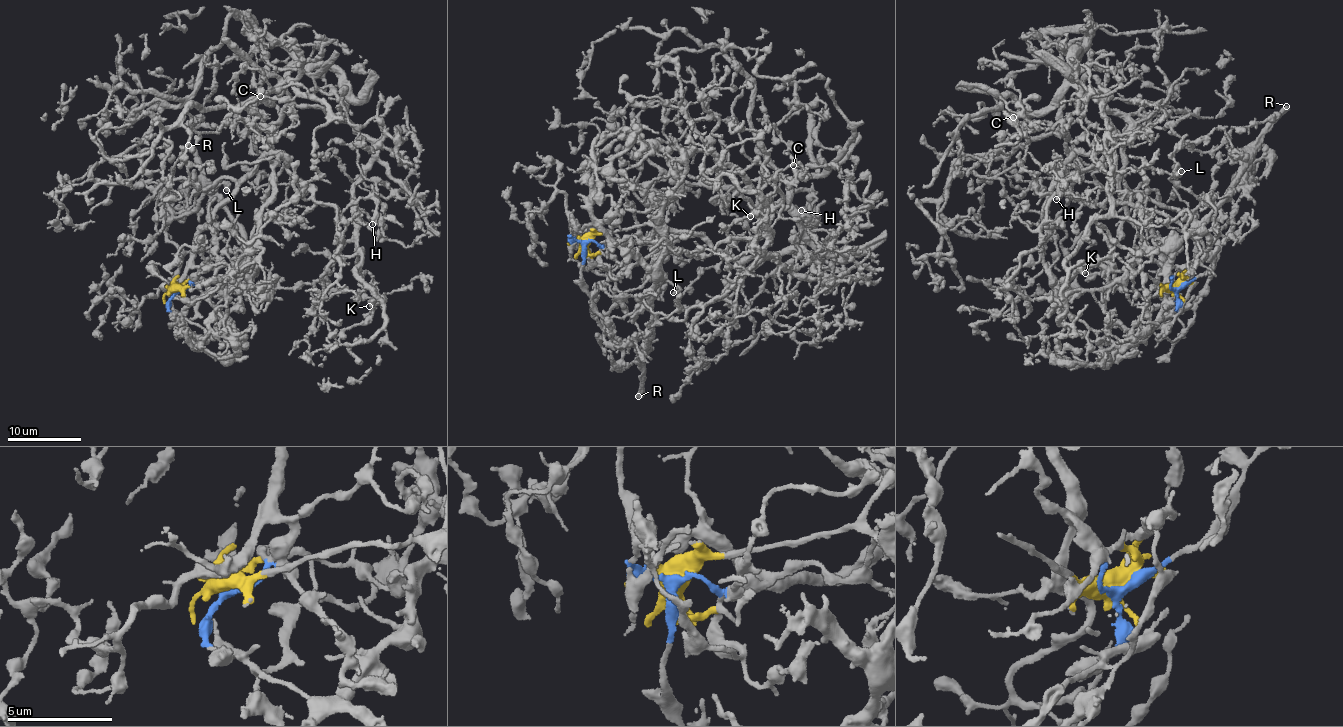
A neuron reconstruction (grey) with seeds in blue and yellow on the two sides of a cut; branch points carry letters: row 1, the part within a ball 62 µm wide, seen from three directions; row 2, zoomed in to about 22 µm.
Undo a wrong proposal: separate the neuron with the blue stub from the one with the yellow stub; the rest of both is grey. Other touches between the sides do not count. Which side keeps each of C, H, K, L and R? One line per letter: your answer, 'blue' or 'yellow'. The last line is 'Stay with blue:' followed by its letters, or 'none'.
C: blue
H: blue
K: blue
L: blue
R: yellow
Stay with blue: C, H, K, L

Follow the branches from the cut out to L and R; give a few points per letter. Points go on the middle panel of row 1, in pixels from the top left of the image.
L: (583, 243), (622, 246), (665, 229), (702, 234), (671, 238), (616, 283), (628, 292), (660, 275), (672, 293)
R: (584, 244), (595, 234), (648, 223), (661, 235), (664, 252), (656, 282), (651, 348), (638, 396)

